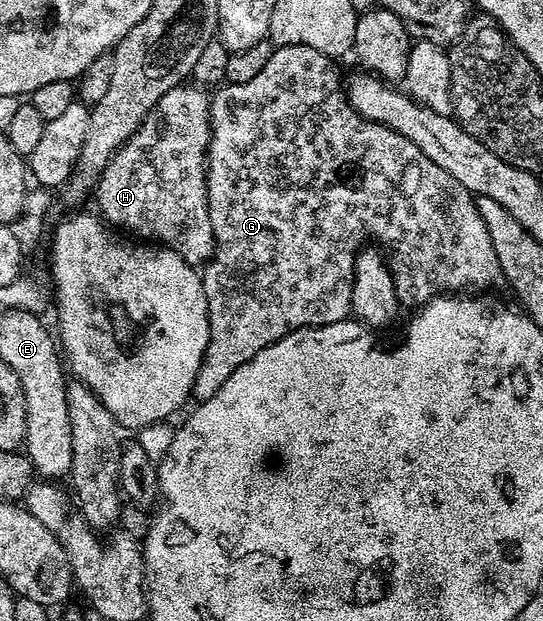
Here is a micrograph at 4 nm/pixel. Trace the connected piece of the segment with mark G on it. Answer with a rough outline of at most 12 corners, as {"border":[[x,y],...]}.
{"border":[[273,51],[211,93],[192,396],[349,319],[501,283],[473,194]]}

